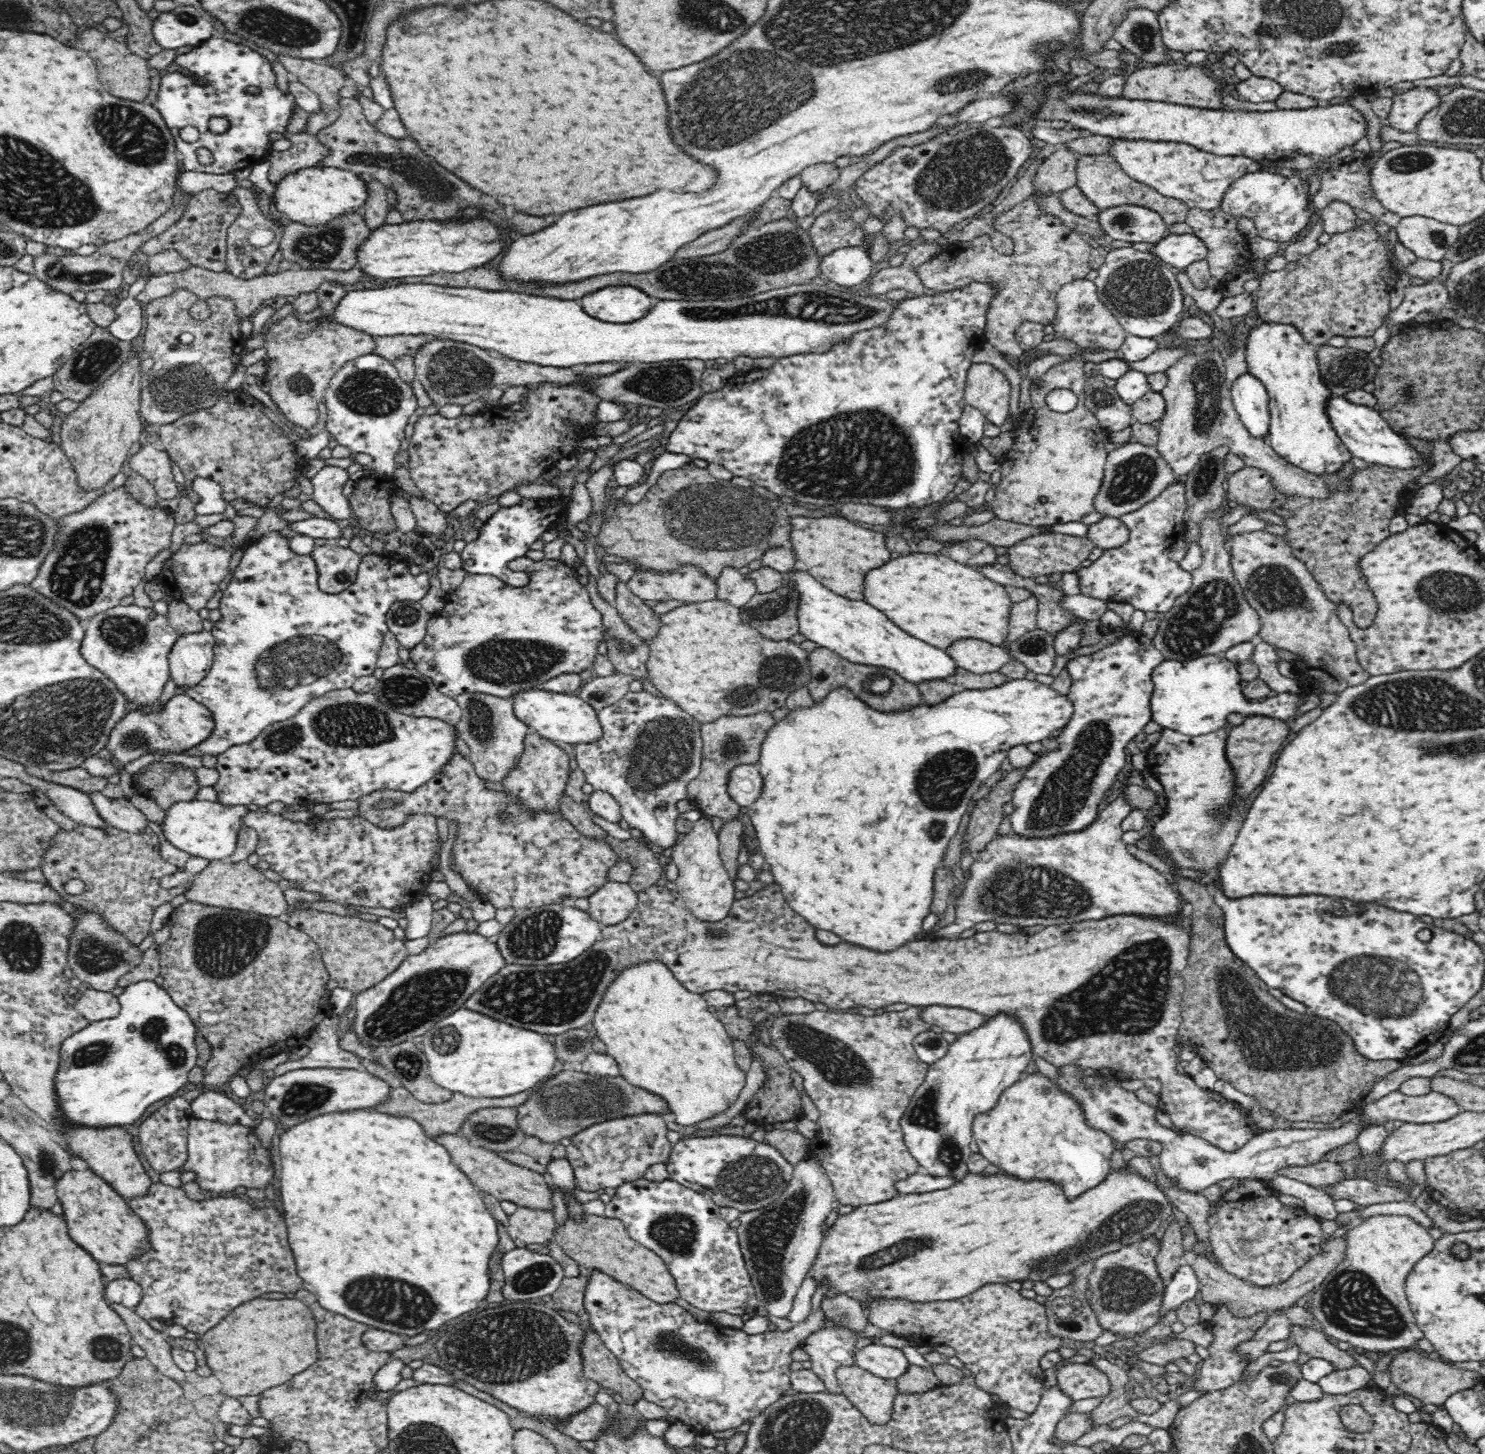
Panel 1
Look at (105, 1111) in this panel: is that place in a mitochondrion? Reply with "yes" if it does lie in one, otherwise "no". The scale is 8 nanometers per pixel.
no

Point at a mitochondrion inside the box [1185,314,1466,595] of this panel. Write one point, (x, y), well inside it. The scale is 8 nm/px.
(1205, 379)

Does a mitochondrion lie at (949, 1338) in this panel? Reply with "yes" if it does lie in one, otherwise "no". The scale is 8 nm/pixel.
no

